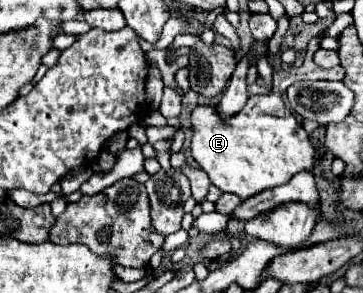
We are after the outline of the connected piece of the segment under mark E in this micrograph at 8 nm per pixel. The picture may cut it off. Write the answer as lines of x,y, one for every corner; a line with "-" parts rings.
305,57
301,67
273,67
273,89
269,95
249,97
243,111
231,117
227,123
211,107
195,107
193,119
193,141
191,153
199,167
209,175
211,183
223,193
235,193
241,199
249,199
263,189
287,183
295,173
313,171
317,149
309,141
305,129
295,121
291,111
283,103
283,93
289,85
301,79
321,81
333,79
343,81
345,71
341,67
321,69
315,65
313,57

